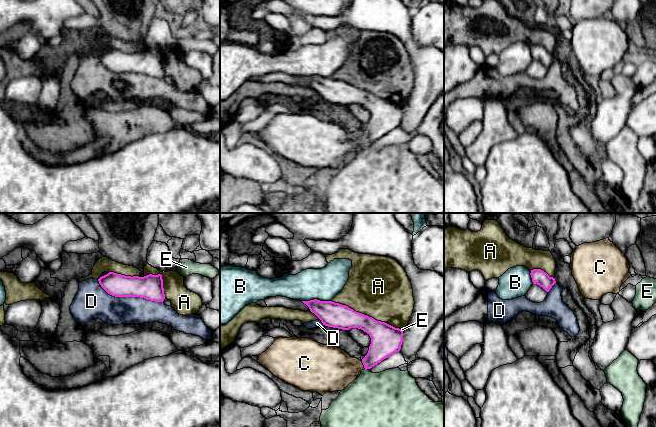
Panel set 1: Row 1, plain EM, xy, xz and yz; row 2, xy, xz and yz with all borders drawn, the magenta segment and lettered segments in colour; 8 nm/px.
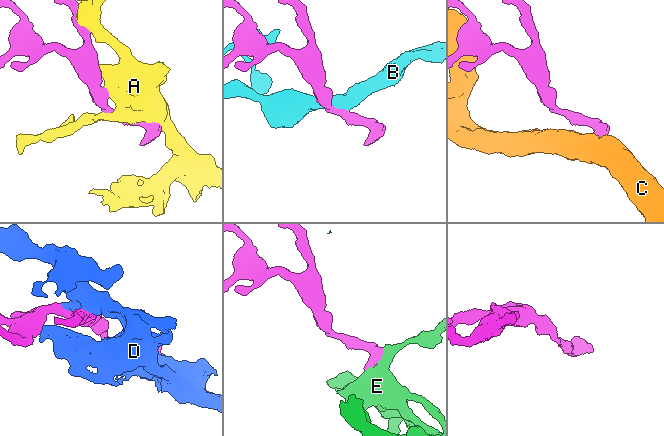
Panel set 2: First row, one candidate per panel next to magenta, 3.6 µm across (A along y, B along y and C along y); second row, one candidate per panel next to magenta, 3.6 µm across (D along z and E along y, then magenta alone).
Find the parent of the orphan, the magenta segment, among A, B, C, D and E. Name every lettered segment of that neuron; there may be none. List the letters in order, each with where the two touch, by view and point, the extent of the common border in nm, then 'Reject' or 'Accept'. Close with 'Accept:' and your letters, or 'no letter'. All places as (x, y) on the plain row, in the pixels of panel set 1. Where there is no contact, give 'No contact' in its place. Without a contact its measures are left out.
A: Touches magenta at xz (366, 91). Shared border 600 nm. Reject
B: Touches magenta at xz (316, 75). Shared border 240 nm. Reject
C: Touches magenta at xz (363, 140). Shared border 70 nm. Reject
D: Touches magenta at xy (128, 72). Shared border 550 nm. Accept
E: Touches magenta at xz (366, 144). Shared border 30 nm. Reject
Accept: D

